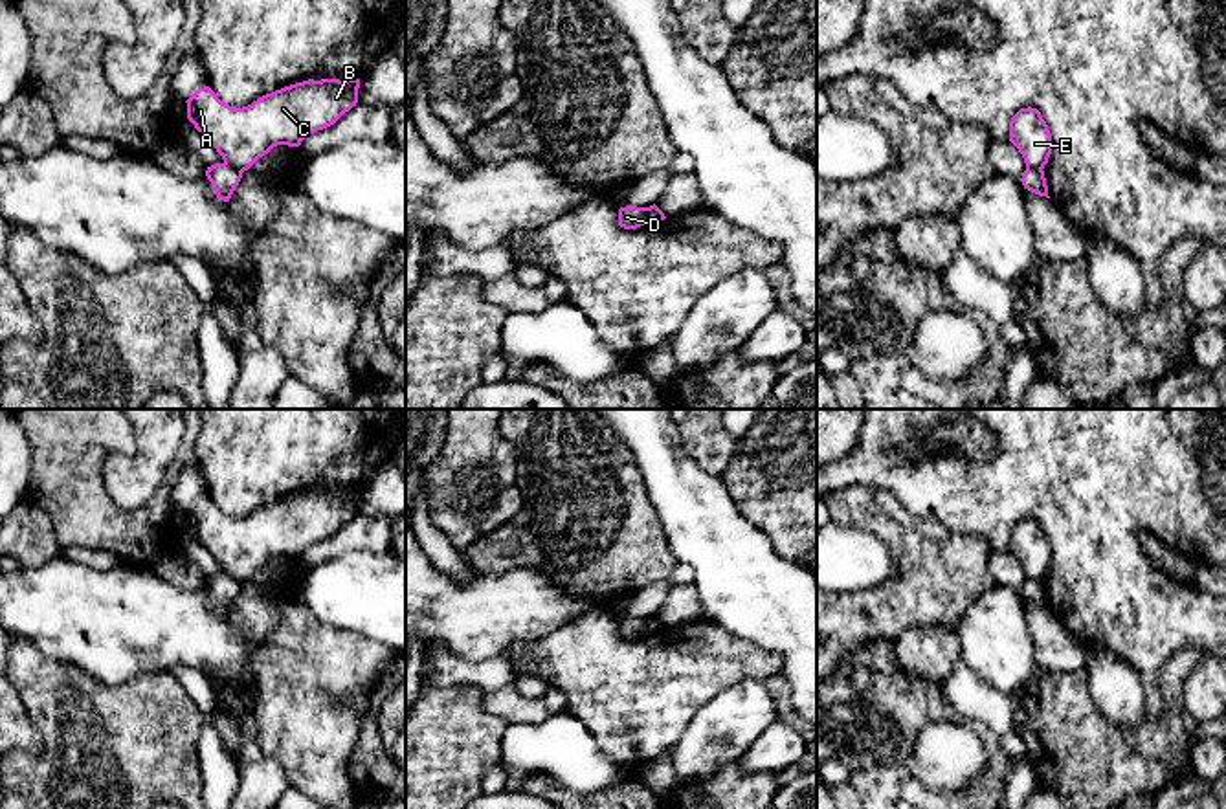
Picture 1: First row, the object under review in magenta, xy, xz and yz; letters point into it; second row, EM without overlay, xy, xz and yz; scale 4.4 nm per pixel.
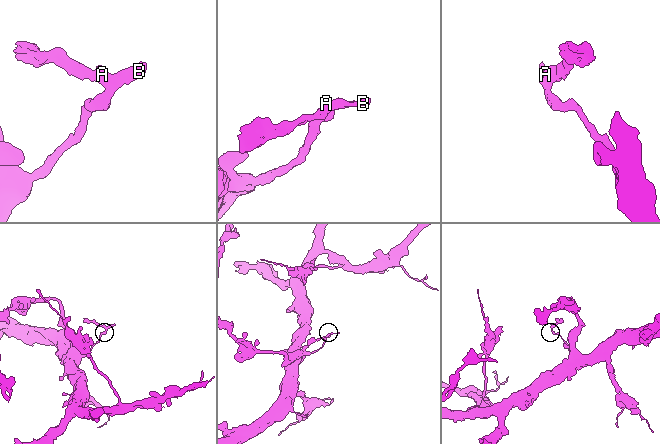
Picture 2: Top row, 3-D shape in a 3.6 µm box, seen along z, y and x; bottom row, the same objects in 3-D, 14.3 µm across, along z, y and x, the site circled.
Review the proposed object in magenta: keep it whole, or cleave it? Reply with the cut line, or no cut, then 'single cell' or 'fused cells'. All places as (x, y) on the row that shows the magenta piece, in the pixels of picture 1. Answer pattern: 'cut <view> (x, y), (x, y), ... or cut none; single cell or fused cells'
cut xy (224, 162), (241, 173); fused cells

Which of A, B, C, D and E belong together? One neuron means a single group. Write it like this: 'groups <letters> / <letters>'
groups A B C E / D

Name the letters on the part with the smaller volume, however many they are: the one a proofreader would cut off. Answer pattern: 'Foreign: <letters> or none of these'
Foreign: A, B, C, E

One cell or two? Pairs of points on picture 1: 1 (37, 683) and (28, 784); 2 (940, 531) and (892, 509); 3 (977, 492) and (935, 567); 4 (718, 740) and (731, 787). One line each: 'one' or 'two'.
1: one
2: one
3: two
4: two

